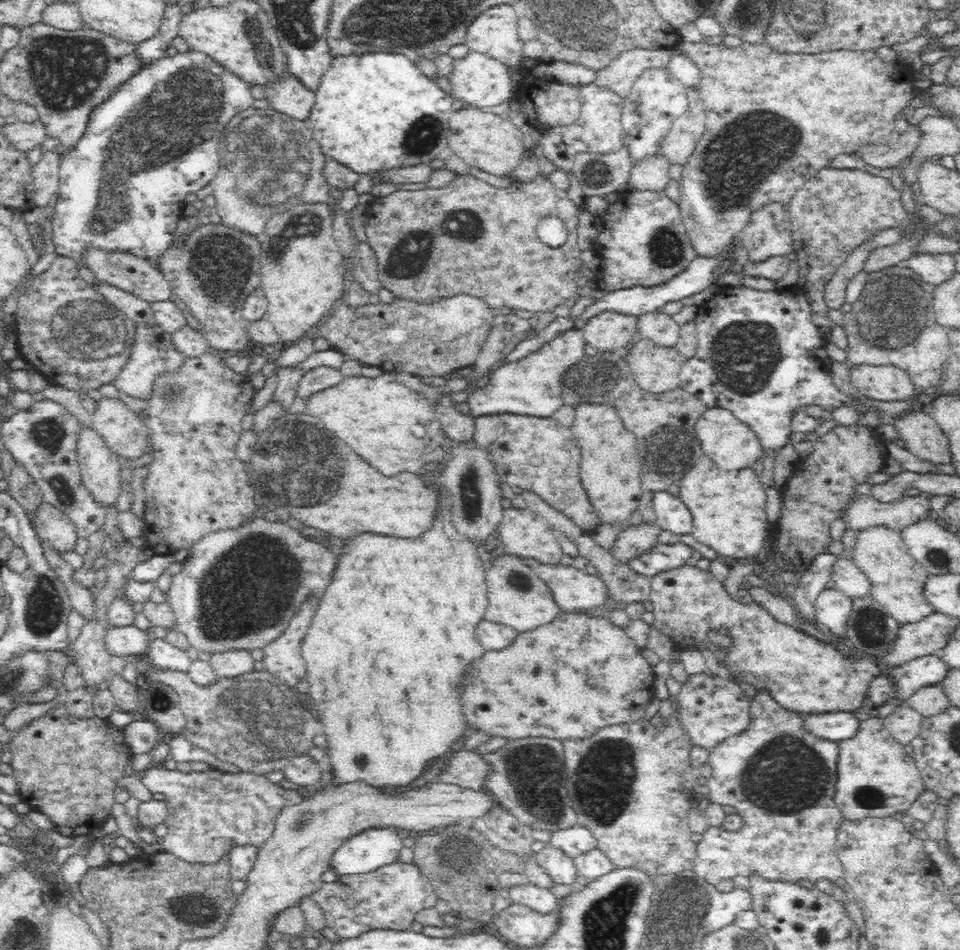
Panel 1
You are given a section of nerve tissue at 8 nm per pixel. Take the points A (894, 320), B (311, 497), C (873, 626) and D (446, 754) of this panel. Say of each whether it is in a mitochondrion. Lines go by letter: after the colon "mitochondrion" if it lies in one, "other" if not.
A: mitochondrion
B: mitochondrion
C: mitochondrion
D: other

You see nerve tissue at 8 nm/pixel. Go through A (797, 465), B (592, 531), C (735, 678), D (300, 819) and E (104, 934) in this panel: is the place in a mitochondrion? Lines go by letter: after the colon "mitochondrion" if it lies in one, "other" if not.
A: other
B: other
C: other
D: mitochondrion
E: other

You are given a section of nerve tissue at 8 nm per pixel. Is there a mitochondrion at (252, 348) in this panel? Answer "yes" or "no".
no

